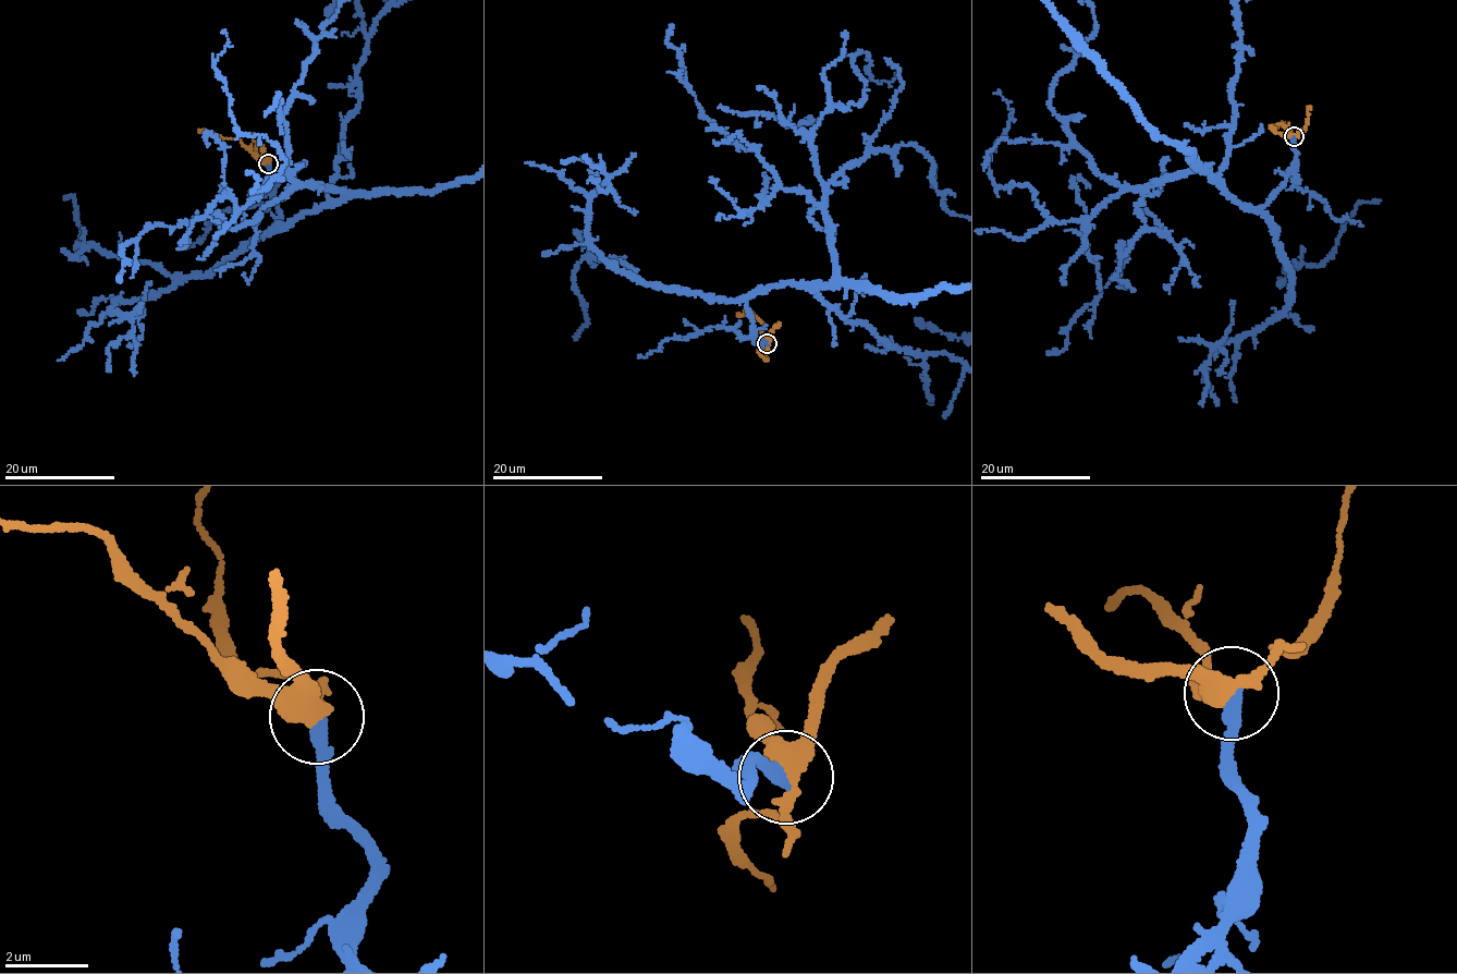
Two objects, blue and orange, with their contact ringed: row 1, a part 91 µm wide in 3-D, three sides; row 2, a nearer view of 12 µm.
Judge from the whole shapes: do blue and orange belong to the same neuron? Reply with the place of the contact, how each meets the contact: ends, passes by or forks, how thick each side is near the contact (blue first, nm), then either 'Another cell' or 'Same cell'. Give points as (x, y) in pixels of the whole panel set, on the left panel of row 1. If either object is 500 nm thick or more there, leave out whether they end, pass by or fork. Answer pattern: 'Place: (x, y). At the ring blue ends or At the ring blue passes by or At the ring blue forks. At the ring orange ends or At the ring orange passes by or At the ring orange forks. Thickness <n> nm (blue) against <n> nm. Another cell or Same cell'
Place: (268, 163). At the ring blue ends. At the ring orange forks. Thickness 300 nm (blue) against 320 nm. Same cell

